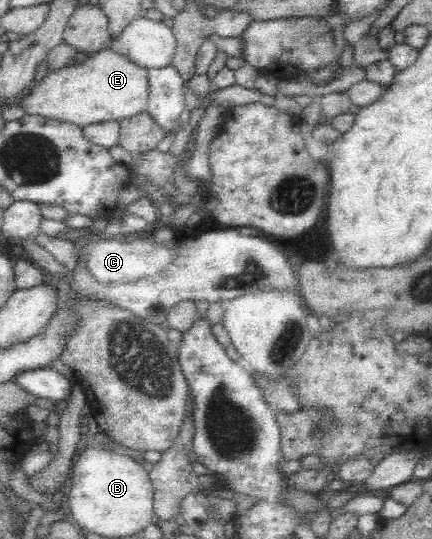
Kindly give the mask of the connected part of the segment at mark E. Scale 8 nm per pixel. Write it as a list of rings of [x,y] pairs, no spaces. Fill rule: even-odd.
[[[116,48],[99,50],[88,55],[82,63],[74,63],[59,70],[48,70],[41,81],[16,101],[25,112],[75,124],[81,128],[89,124],[125,120],[148,107],[149,83],[147,69],[131,62]]]

